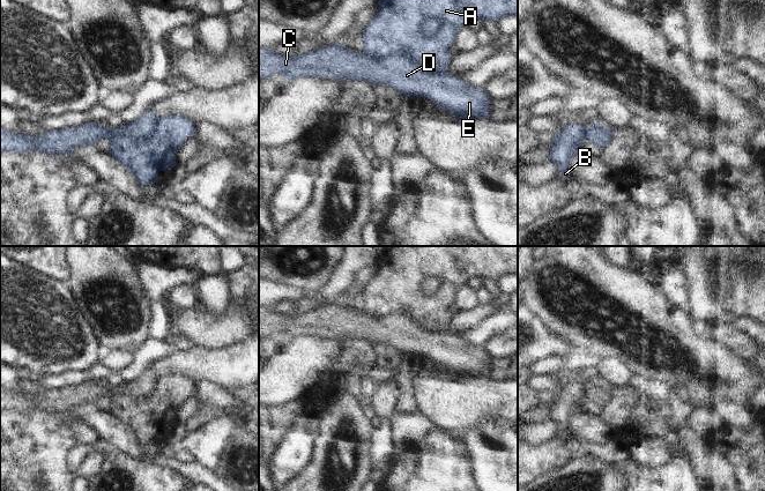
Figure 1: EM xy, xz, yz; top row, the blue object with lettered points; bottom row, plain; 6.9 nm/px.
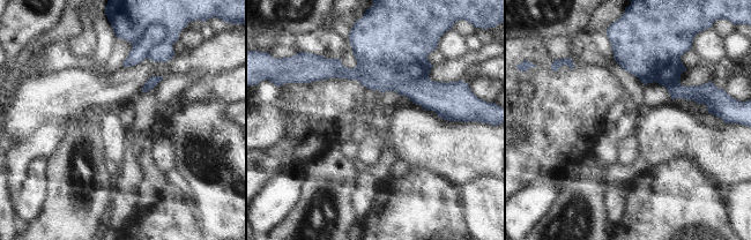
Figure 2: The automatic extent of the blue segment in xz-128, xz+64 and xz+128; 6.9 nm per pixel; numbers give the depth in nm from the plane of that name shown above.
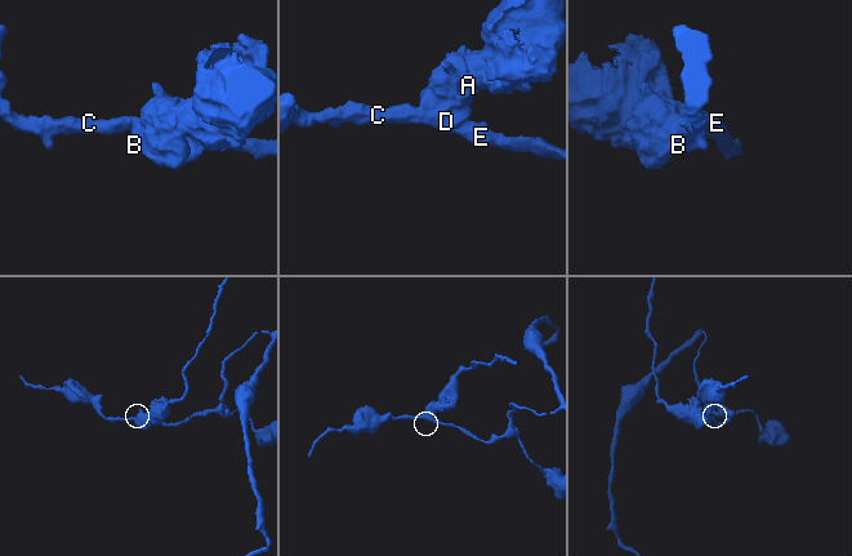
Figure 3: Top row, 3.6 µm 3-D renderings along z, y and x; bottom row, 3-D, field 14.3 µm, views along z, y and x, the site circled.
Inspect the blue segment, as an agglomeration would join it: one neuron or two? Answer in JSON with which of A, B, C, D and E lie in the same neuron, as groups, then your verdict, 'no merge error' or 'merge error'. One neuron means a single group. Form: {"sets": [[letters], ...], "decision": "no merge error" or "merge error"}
{"sets": [["A", "B"], ["C", "D", "E"]], "decision": "merge error"}

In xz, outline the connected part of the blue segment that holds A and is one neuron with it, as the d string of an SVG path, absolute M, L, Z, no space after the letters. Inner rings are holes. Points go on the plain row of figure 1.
M389 246L377 266L376 275L362 292L363 312L378 319L408 311L424 330L444 333L453 317L447 308L468 280L480 277L496 281L506 274L518 275L518 246ZM428 278L440 282L432 295L422 291L422 282Z

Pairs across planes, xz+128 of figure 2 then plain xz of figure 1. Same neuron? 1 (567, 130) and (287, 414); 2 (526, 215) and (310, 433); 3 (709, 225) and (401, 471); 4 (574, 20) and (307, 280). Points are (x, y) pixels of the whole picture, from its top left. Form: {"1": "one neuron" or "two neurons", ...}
{"1": "one neuron", "2": "one neuron", "3": "one neuron", "4": "one neuron"}

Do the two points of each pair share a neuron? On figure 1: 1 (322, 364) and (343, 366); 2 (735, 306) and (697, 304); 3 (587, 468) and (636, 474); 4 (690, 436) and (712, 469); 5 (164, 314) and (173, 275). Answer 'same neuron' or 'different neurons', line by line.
1: different neurons
2: different neurons
3: different neurons
4: same neuron
5: same neuron

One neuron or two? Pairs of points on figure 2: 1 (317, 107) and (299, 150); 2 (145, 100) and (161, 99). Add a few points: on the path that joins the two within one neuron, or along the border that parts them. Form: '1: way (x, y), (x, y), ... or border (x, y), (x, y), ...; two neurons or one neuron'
1: way (312, 118), (312, 122), (298, 140); one neuron
2: border (153, 89), (155, 104), (162, 111); two neurons

